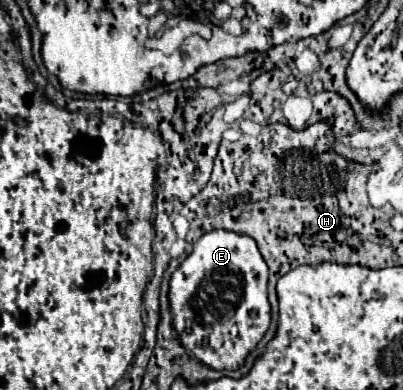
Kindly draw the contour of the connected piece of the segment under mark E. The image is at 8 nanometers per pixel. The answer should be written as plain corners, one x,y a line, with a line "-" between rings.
212,230
206,232
196,244
192,254
180,264
170,280
170,304
172,320
184,348
202,364
214,370
238,370
250,350
262,340
270,326
270,304
268,304
268,266
248,234

